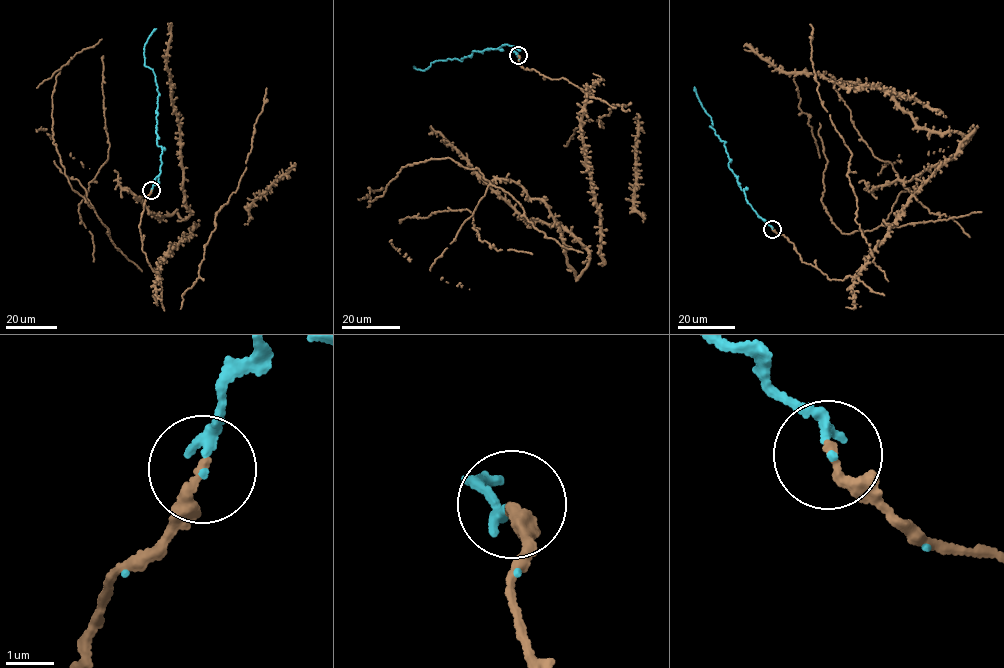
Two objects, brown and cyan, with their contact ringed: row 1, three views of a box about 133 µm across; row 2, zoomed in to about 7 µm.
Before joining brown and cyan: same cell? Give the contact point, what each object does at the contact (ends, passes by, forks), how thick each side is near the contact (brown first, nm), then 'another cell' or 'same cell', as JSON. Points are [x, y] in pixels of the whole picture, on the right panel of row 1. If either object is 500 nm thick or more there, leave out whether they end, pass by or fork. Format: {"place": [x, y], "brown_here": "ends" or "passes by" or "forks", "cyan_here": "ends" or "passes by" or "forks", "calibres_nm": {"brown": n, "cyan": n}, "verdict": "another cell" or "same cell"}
{"place": [772, 229], "brown_here": "ends", "cyan_here": "ends", "calibres_nm": {"brown": 240, "cyan": 180}, "verdict": "same cell"}

